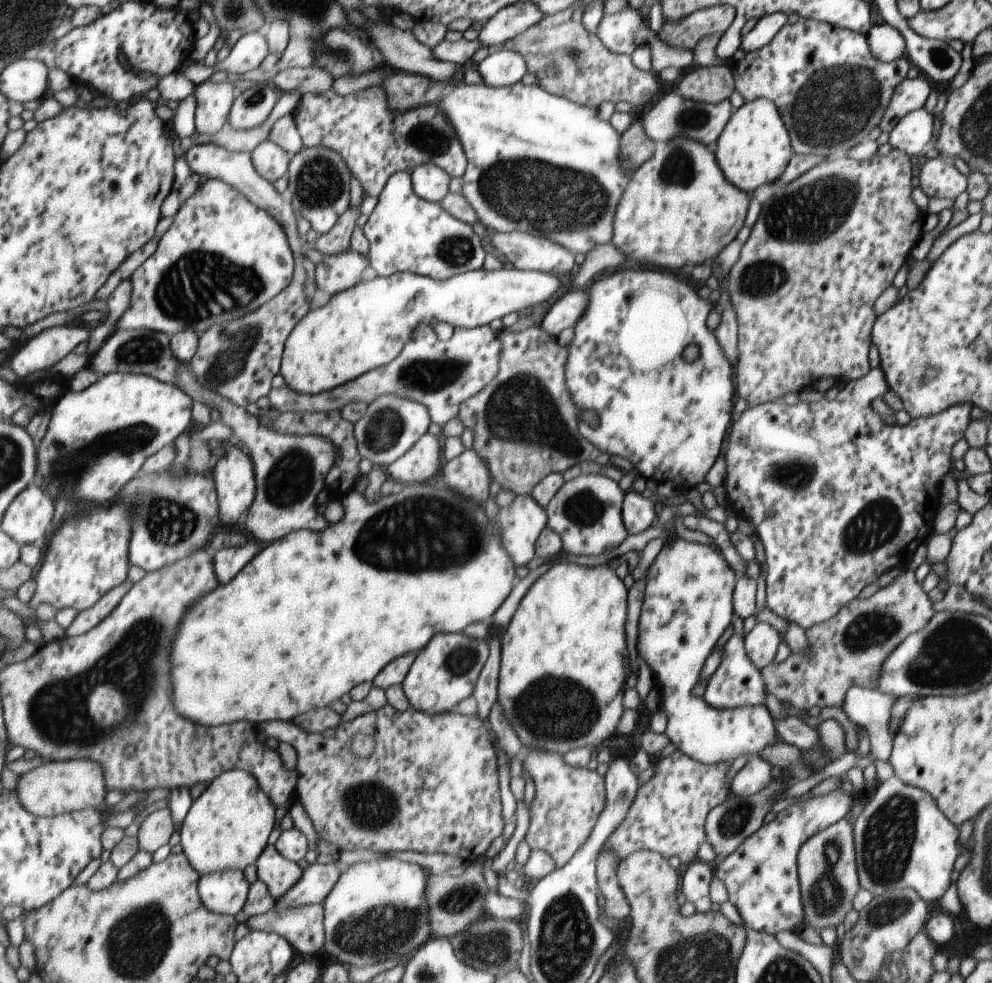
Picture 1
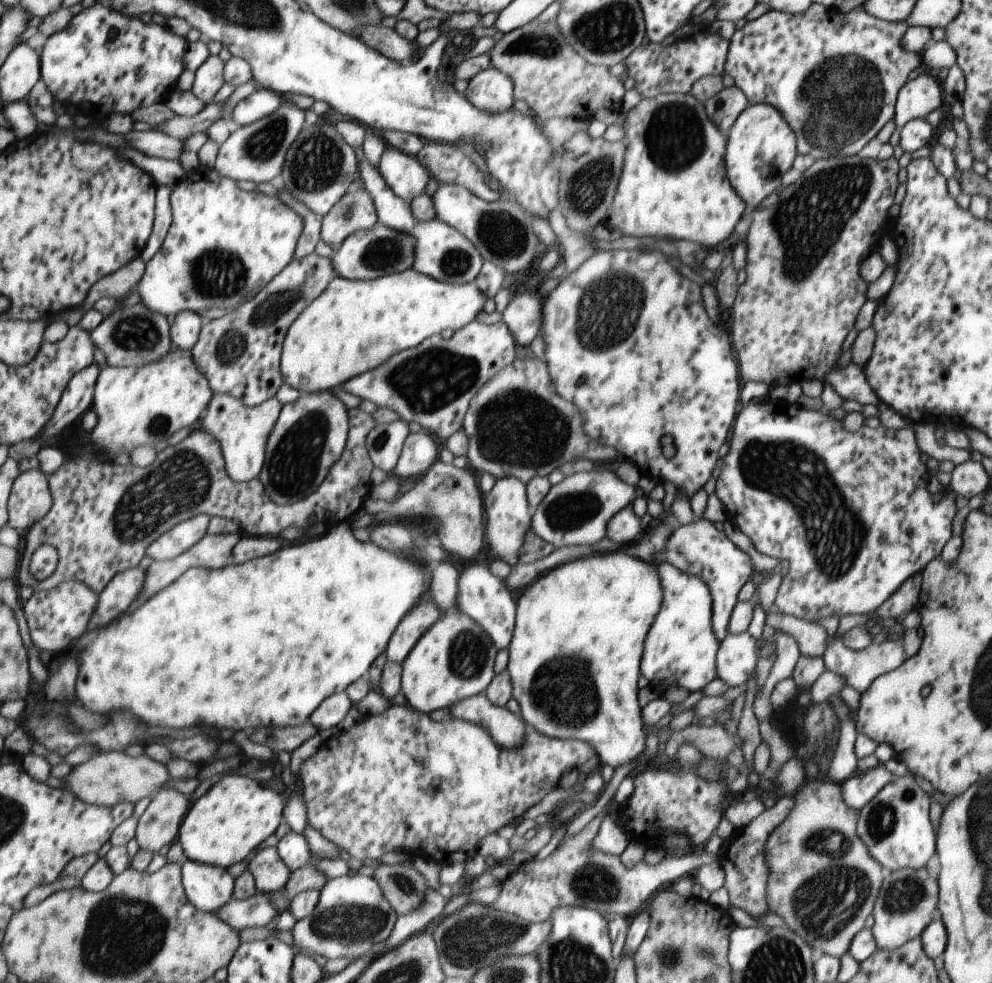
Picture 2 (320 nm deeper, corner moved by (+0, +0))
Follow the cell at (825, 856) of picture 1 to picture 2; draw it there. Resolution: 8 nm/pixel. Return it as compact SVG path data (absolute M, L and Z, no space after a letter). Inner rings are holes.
M806 778L795 792L788 795L792 796L794 808L771 832L763 847L770 866L767 904L770 911L780 916L784 925L802 937L815 953L841 958L849 951L854 936L861 931L865 918L872 911L886 872L858 836L859 811L844 803L841 785L828 778Z

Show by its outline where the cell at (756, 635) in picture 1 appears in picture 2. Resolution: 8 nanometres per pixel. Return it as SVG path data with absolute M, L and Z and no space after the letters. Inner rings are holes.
M746 631L727 635L720 644L715 660L718 670L716 678L731 688L741 686L753 672L755 662L757 646Z

